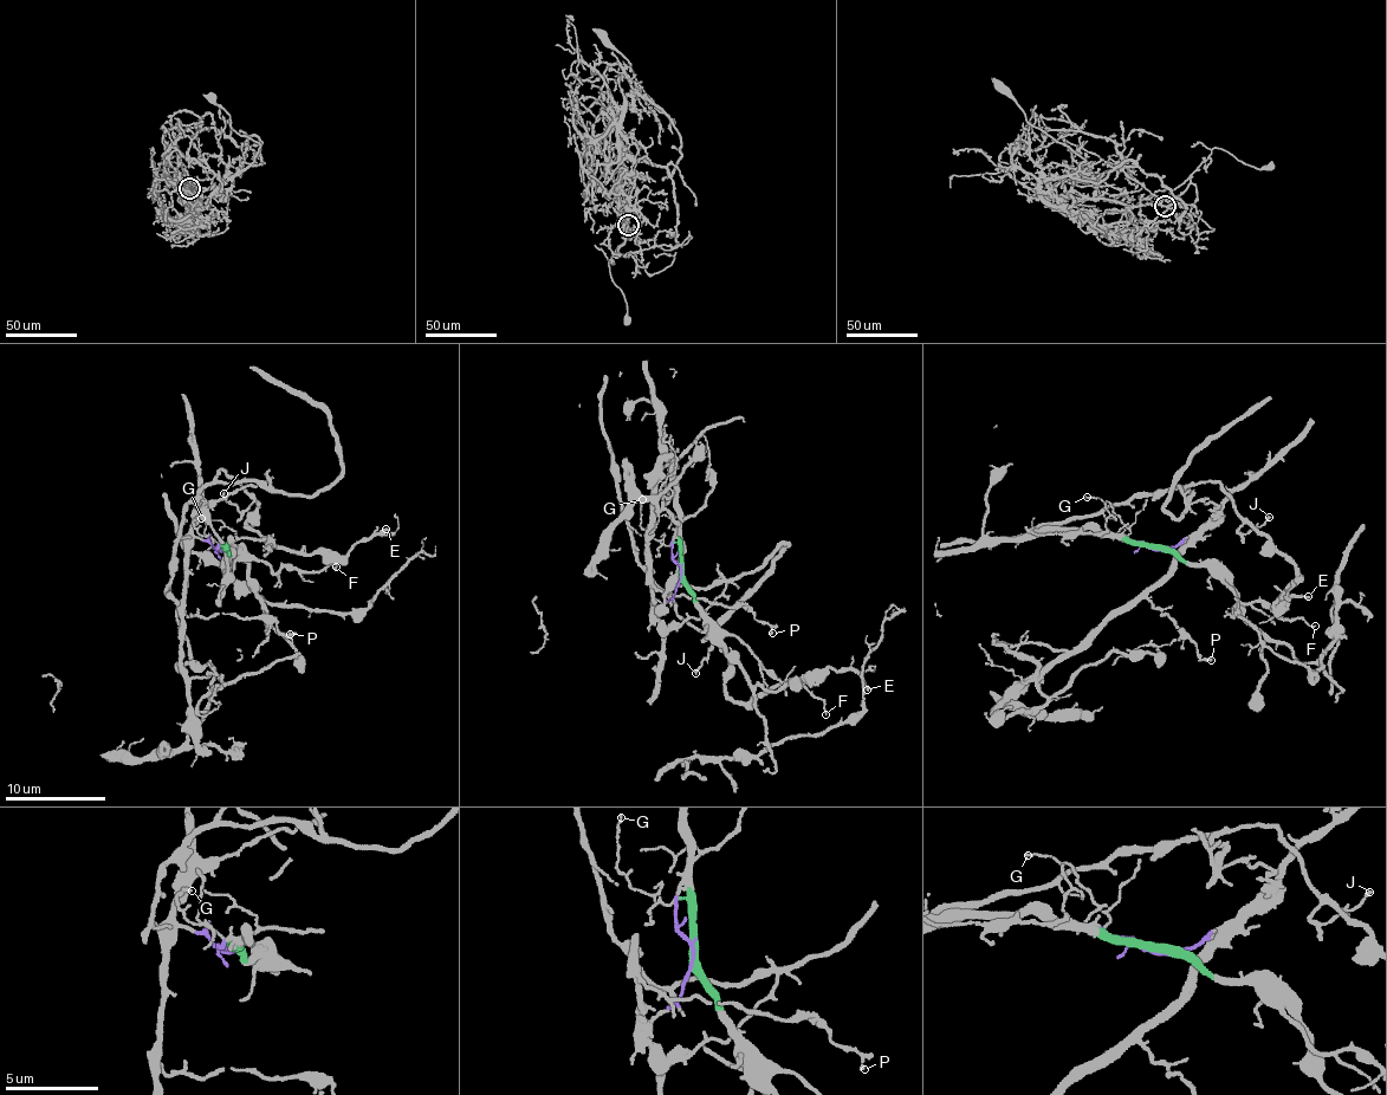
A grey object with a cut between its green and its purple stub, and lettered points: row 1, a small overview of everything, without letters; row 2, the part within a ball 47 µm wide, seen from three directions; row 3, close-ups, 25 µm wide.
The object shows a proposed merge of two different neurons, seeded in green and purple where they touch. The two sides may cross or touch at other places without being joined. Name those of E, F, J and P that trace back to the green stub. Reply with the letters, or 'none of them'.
F

